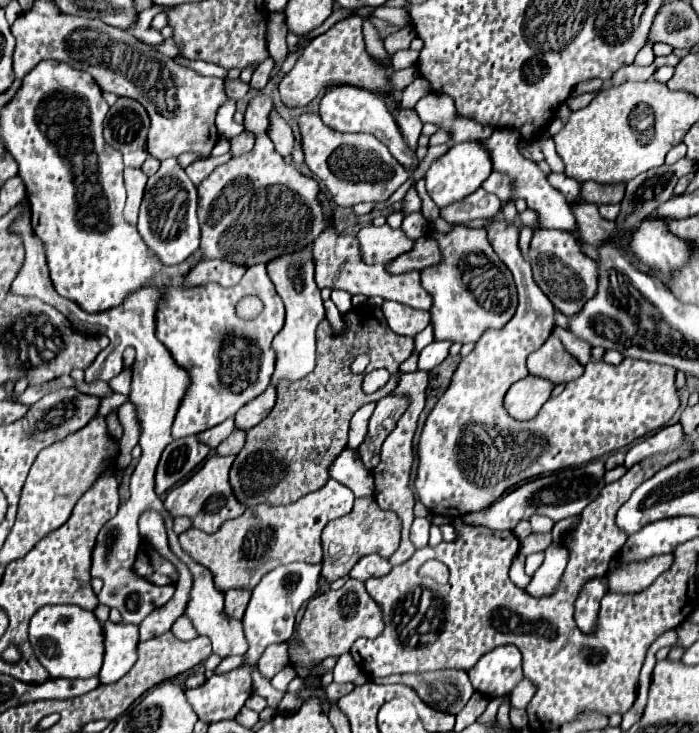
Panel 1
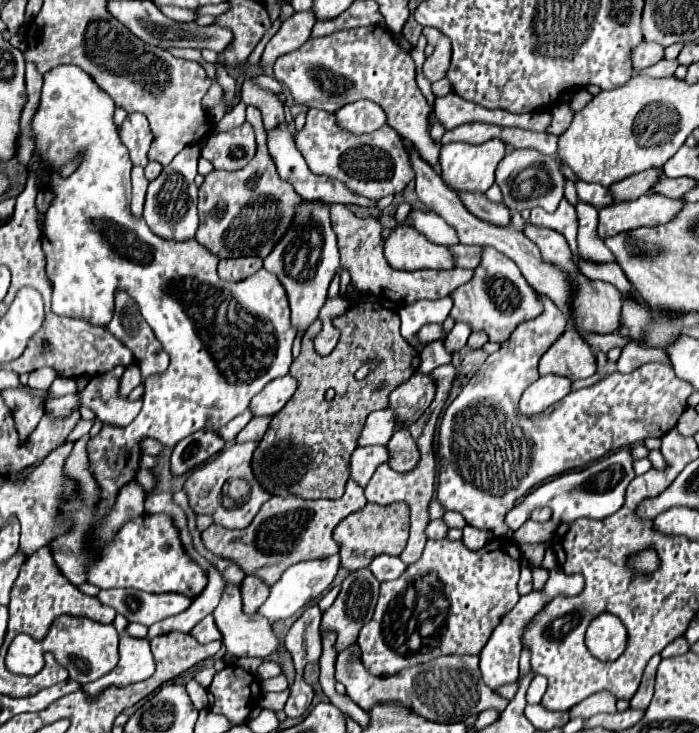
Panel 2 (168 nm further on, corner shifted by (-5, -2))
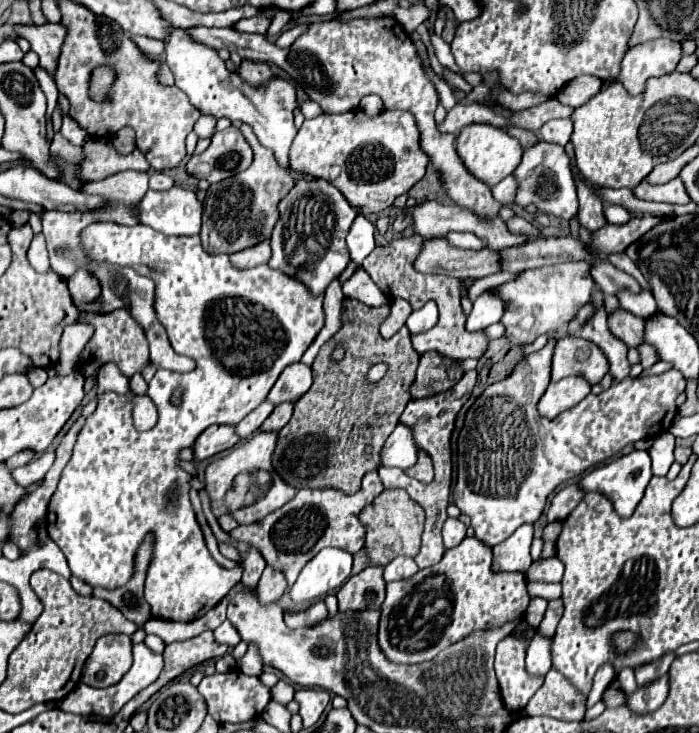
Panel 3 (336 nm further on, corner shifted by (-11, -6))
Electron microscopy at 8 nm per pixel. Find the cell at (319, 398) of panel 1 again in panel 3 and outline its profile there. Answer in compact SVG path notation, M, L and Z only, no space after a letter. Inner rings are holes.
M350 298L344 300L342 326L320 348L312 364L314 384L294 404L294 414L288 426L278 432L276 452L272 454L274 470L296 490L332 488L354 494L360 488L362 476L380 468L380 450L410 402L408 386L414 382L420 360L420 354L412 348L408 328L398 330L390 340L380 336L380 324L388 314L388 304L372 308ZM338 342L346 346L346 356L334 364L330 362L330 348ZM376 362L386 362L390 370L380 382L368 384L366 372Z

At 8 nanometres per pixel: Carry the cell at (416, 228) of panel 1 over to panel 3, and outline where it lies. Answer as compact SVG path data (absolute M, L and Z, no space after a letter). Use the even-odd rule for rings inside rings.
M508 176L508 178L504 178L502 182L498 182L498 184L492 188L492 194L494 194L494 198L496 198L502 206L512 204L512 198L514 198L514 194L516 194L516 182L514 182L514 178Z

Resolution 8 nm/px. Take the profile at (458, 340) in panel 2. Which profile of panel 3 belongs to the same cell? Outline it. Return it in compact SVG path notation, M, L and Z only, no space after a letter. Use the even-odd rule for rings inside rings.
M494 290L482 292L478 296L478 300L474 302L474 308L466 320L466 330L468 332L480 332L486 326L498 322L504 314L504 302L500 298L500 294L496 294Z

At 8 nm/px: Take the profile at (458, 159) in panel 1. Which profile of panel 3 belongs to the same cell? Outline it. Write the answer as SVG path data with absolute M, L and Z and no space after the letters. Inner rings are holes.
M472 124L472 126L466 126L456 136L456 152L462 158L466 170L474 178L478 178L480 182L484 182L492 188L502 178L510 176L512 170L520 164L522 146L520 146L520 142L516 142L516 138L508 136L502 128L496 128L496 126L490 126L490 124Z

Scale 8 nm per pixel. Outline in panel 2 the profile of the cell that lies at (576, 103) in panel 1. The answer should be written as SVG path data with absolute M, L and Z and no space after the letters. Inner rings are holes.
M558 104L554 110L552 110L552 122L548 124L546 132L550 134L556 134L560 136L572 122L572 110L570 110L570 104Z

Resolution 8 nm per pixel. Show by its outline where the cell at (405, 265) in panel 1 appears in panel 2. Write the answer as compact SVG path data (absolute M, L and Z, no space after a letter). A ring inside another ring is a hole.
M456 244L450 248L456 256L456 266L460 268L478 268L480 256L482 256L482 248L480 246L466 246L466 244Z

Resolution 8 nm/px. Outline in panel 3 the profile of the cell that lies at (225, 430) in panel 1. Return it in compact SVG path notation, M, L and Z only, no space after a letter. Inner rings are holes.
M262 402L256 410L252 410L242 422L238 422L234 428L236 428L236 434L240 434L240 438L248 438L252 436L260 424L270 416L270 412L274 410L274 406L270 402Z

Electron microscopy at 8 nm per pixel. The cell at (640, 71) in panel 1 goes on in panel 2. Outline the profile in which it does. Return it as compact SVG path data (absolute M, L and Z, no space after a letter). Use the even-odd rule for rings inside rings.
M662 60L662 62L658 62L658 64L654 64L654 66L650 66L650 68L646 68L646 70L642 70L640 74L646 74L646 76L652 76L652 78L662 78L662 76L674 76L674 70L678 68L680 64L678 64L678 60Z

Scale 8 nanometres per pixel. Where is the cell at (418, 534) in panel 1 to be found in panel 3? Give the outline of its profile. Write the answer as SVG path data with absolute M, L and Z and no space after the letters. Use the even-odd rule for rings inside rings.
M448 518L448 520L444 522L442 536L444 536L444 546L446 546L446 548L454 548L454 546L458 546L460 540L464 540L464 536L466 536L466 526L464 526L458 518Z

